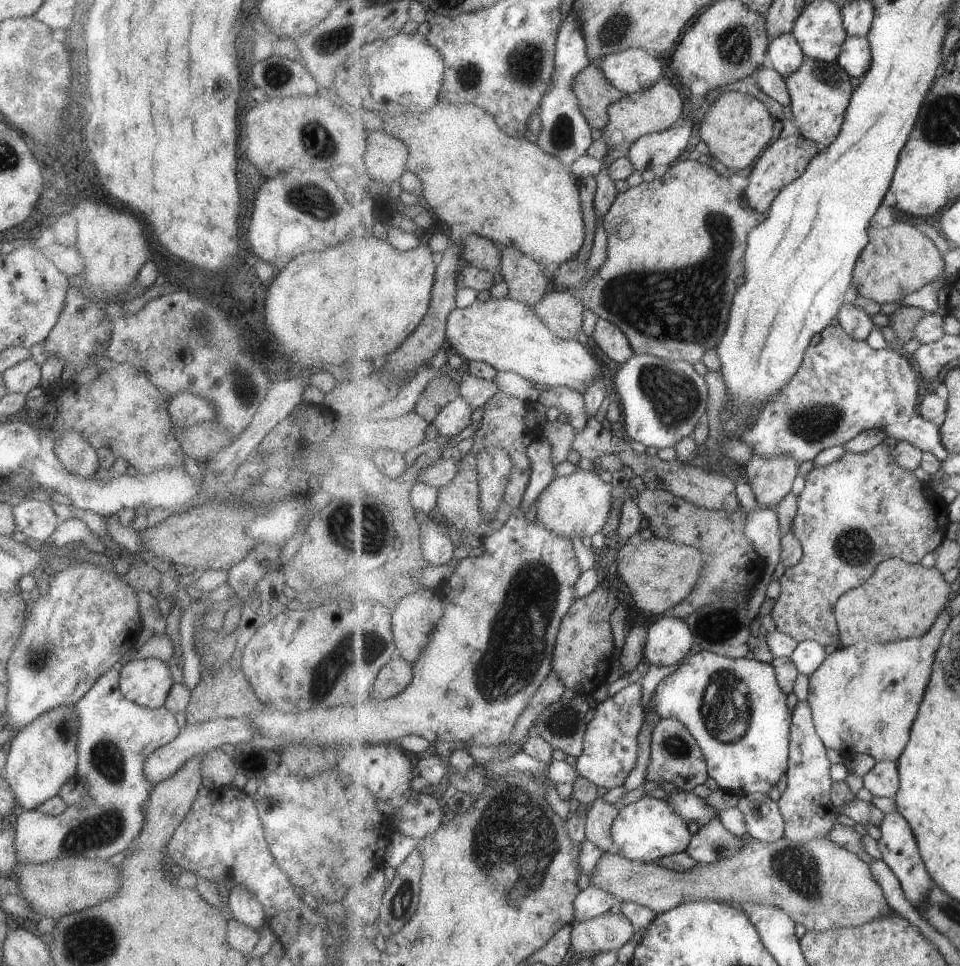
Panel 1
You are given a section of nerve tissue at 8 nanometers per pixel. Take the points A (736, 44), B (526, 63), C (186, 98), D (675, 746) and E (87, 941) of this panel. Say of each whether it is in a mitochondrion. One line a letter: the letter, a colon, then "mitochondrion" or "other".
A: mitochondrion
B: mitochondrion
C: other
D: mitochondrion
E: mitochondrion

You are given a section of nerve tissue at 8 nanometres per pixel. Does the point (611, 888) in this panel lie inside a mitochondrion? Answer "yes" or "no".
no

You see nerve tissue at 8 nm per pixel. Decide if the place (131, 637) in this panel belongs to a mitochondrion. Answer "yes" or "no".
no

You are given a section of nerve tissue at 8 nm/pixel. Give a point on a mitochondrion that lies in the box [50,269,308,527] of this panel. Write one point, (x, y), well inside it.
(204, 325)

